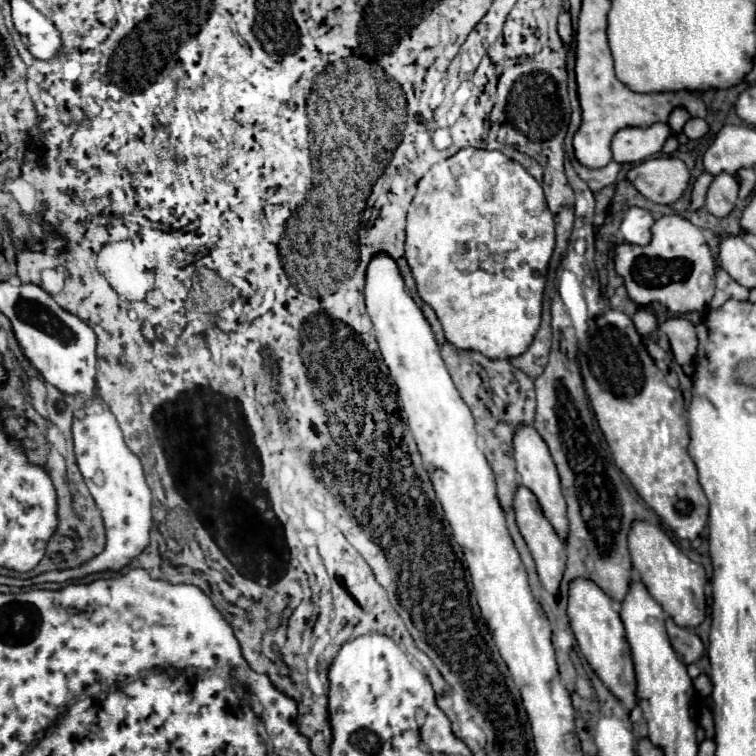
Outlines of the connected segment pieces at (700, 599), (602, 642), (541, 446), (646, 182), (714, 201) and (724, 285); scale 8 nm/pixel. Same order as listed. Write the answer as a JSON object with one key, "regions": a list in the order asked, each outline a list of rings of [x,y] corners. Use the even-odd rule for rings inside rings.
{"regions":[[[[644,520],[632,522],[632,528],[628,532],[628,550],[632,556],[634,570],[648,588],[650,596],[664,608],[664,612],[684,628],[698,626],[704,620],[704,608],[706,608],[704,568],[692,562],[688,556],[684,556],[660,526],[654,526]]],[[[572,580],[568,584],[568,606],[566,614],[570,620],[570,628],[578,640],[580,652],[586,656],[592,670],[600,676],[604,686],[628,708],[632,710],[636,704],[636,678],[632,668],[632,658],[628,652],[628,644],[624,640],[624,626],[620,620],[620,614],[616,602],[604,594],[604,590],[598,584],[592,584],[592,580]]],[[[520,424],[520,428],[514,434],[514,460],[516,460],[516,470],[520,476],[520,484],[530,488],[540,506],[544,516],[550,520],[550,524],[554,526],[554,530],[558,532],[560,538],[566,538],[568,534],[568,520],[566,520],[566,502],[564,496],[560,492],[560,480],[558,480],[558,472],[556,472],[556,464],[548,452],[548,446],[544,444],[544,440],[540,440],[540,434],[536,432],[536,428],[532,424]]],[[[660,156],[634,164],[626,178],[648,200],[656,204],[672,204],[688,188],[690,172],[680,158]]],[[[718,174],[714,176],[710,188],[708,188],[708,194],[706,194],[706,204],[704,208],[722,218],[722,216],[728,216],[736,204],[736,198],[738,198],[738,182],[734,176],[730,174]]],[[[716,268],[716,294],[714,294],[712,302],[710,302],[710,308],[718,308],[728,298],[748,300],[748,292],[750,290],[736,284],[736,280],[732,280],[732,276],[728,276],[728,272],[724,268]]]]}

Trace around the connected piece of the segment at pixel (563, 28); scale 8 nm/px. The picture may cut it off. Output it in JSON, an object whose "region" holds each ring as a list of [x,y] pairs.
{"region":[[[562,10],[560,16],[558,16],[558,34],[562,36],[564,44],[570,44],[570,40],[572,40],[572,24],[570,24],[568,10]]]}

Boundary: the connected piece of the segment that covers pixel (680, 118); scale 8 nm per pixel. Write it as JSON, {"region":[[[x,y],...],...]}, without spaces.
{"region":[[[678,106],[678,108],[672,110],[672,114],[670,114],[670,118],[668,118],[668,126],[672,128],[674,134],[678,134],[678,132],[682,130],[682,126],[686,124],[686,120],[690,120],[688,110],[686,110],[684,106]]]}

